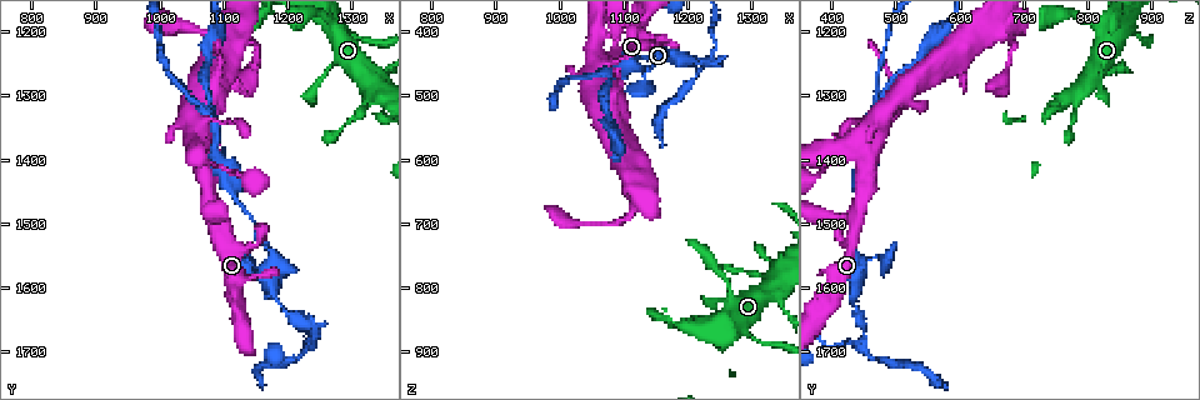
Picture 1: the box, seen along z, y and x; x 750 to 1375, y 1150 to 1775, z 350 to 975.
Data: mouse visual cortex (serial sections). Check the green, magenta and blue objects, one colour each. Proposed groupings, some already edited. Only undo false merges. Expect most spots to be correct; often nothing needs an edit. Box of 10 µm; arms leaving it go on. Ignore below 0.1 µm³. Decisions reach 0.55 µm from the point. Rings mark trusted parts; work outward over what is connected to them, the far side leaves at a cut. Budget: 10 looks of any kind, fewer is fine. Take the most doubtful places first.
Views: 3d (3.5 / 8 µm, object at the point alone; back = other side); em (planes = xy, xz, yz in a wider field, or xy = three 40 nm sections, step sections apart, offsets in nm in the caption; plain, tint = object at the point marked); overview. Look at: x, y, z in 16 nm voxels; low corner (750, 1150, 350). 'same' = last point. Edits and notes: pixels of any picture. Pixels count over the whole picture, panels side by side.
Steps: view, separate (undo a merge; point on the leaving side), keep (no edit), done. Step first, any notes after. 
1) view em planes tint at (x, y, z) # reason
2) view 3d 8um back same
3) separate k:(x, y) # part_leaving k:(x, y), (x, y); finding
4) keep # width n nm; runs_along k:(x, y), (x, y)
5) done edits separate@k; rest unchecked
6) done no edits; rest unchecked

view 3d 3.5um at (1075, 1325, 465) # three-way junction

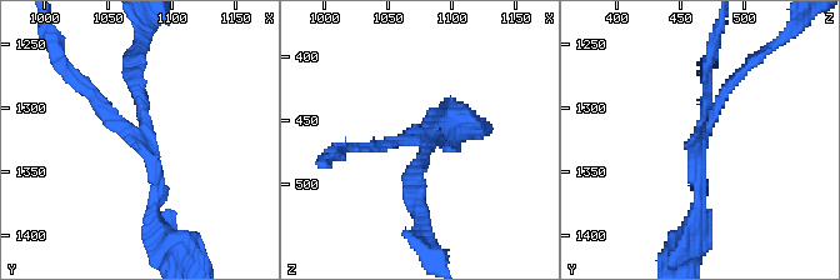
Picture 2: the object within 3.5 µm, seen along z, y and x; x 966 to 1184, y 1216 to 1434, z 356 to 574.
view em xy step 3 tint at (1076, 1328, 464) # arms 3; arm_widths 150, 150, 200 nm; now the EM

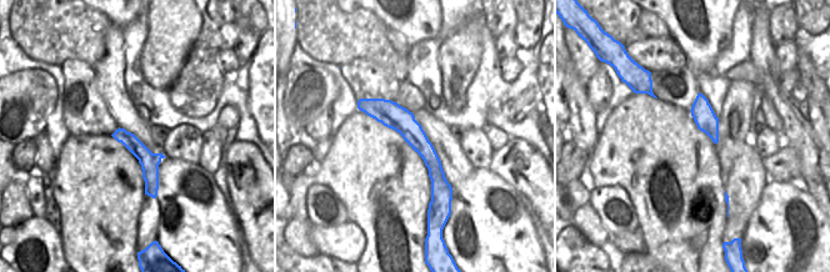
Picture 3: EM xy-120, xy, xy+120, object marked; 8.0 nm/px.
keep # runs_along 2:(695, 221), (698, 140), (740, 71); all the same cell

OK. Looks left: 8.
view 3d 3.5um at (1180, 1580, 440) # a fork

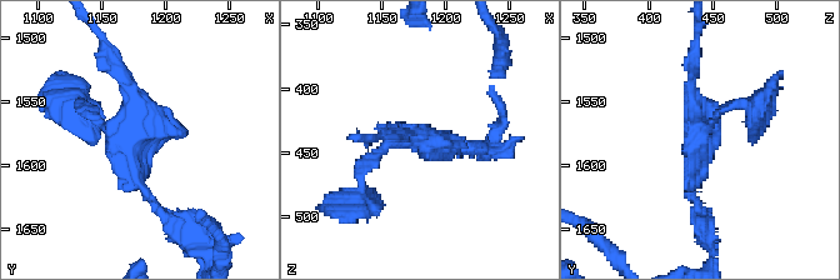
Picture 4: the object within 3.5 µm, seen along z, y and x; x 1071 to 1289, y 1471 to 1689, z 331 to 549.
view em xy step 2 tint at (1174, 1576, 438)

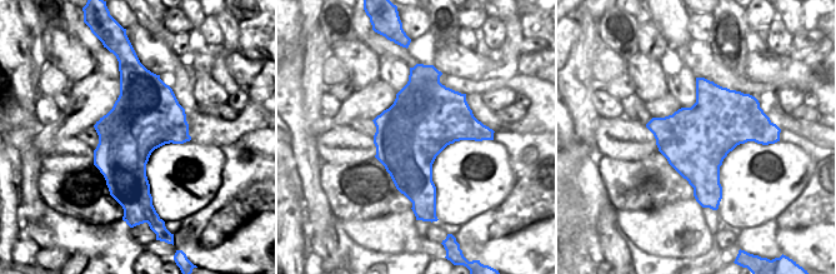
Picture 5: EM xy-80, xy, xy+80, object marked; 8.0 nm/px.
keep # width 550 nm; runs_along 4:(105, 60), (136, 101), (129, 159), (159, 209); one cell here

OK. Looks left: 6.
view 3d 8um at (1235, 1675, 450) # sharp bend

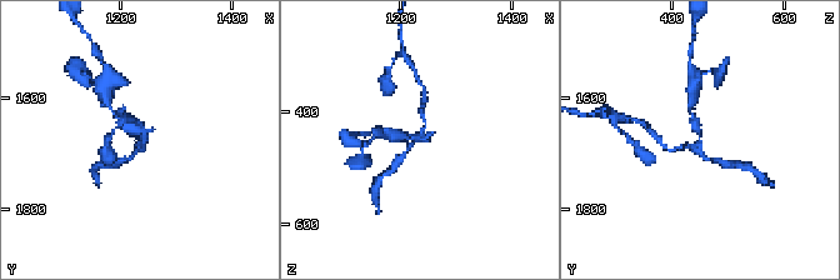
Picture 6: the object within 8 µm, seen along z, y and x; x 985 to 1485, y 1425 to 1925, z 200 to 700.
view 3d 3.5um same

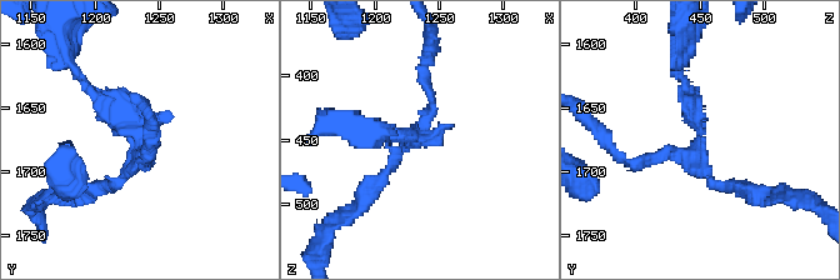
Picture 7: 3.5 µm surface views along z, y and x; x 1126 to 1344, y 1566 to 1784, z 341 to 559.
view em xy step 5 tint at (1236, 1672, 450) # now the EM

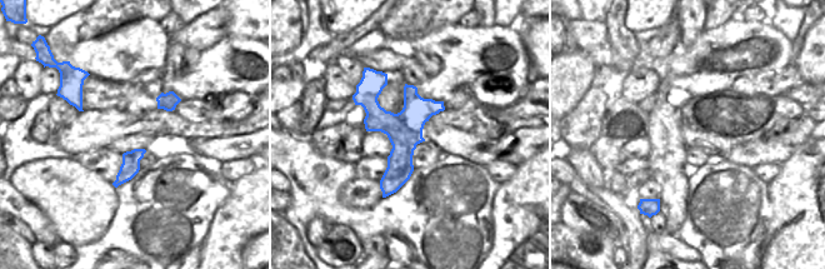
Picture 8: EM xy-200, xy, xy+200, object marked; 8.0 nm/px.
keep # runs_along 8:(371, 79), (371, 108), (399, 135), (388, 192); one cell here

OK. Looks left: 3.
view 3d 3.5um at (1335, 1295, 790) # sharp bend

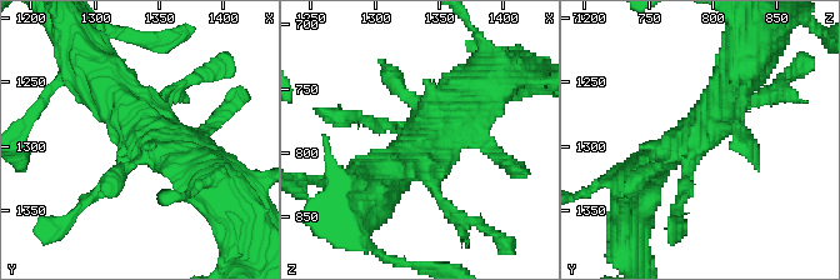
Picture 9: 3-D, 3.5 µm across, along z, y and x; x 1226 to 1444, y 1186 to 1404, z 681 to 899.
view em planes tint at (1334, 1290, 790)

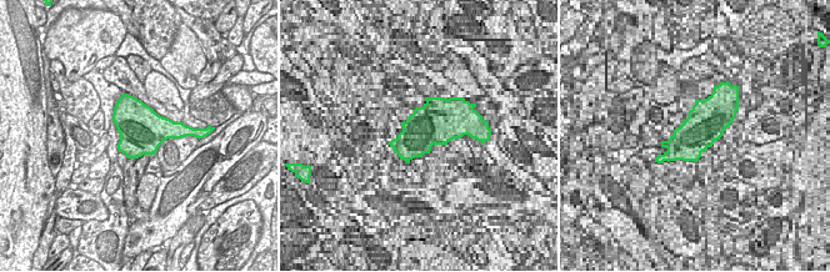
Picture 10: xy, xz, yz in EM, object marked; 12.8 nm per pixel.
keep # runs_along 9:(749, 55), (695, 140), (646, 168); all the same cell

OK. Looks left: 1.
done no edits; rest unchecked

